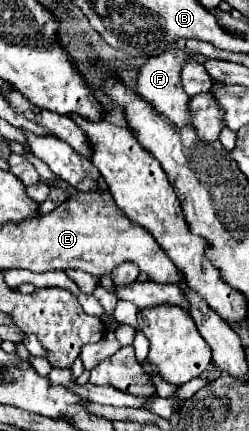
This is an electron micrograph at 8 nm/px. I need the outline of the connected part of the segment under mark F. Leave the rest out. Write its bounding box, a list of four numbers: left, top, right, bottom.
[137,51,193,125]

